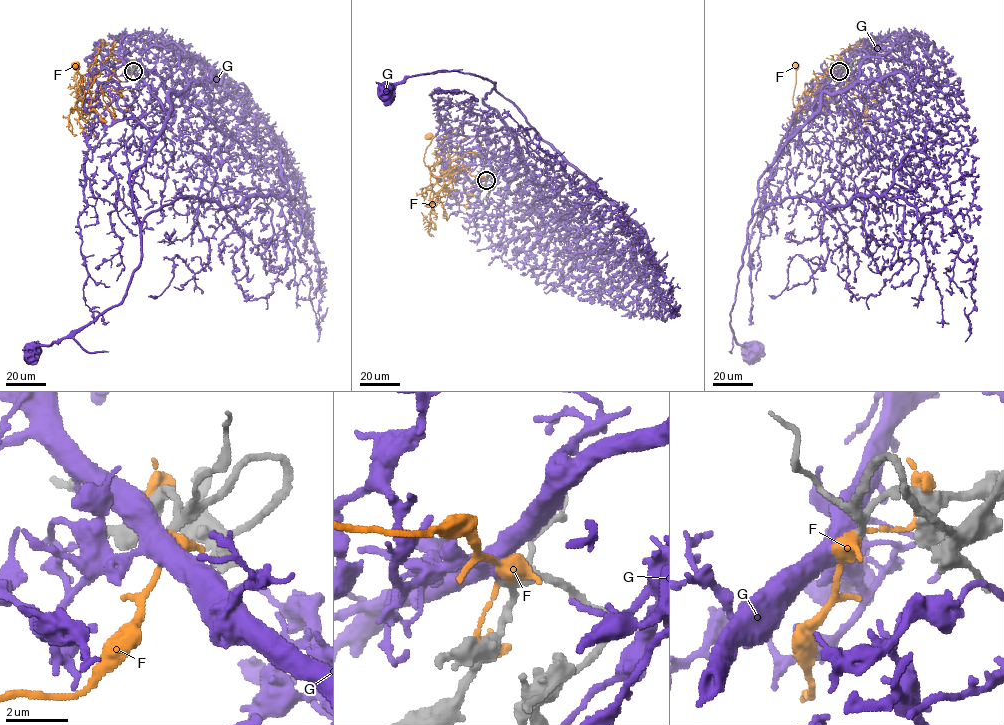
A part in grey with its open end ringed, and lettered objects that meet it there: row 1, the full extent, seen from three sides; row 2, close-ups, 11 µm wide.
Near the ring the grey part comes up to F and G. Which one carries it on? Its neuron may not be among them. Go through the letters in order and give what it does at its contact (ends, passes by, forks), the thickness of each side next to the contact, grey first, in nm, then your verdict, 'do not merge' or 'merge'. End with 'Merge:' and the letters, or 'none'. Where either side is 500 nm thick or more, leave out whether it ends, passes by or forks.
F: it forks there; 240 nm thick on the grey side, 360 nm on the other; do not merge
G: it forks there; 240 nm thick on the grey side, 240 nm on the other; merge
Merge: G

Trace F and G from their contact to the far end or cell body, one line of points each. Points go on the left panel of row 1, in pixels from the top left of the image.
F: (132, 71), (120, 81), (113, 71), (94, 69), (72, 112), (84, 99), (75, 65)
G: (132, 71), (167, 114), (164, 130), (145, 163), (130, 175), (141, 263), (118, 303), (65, 337), (31, 350)

